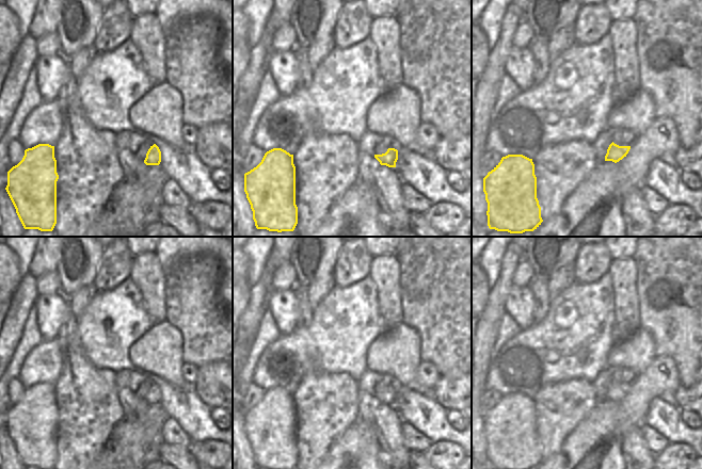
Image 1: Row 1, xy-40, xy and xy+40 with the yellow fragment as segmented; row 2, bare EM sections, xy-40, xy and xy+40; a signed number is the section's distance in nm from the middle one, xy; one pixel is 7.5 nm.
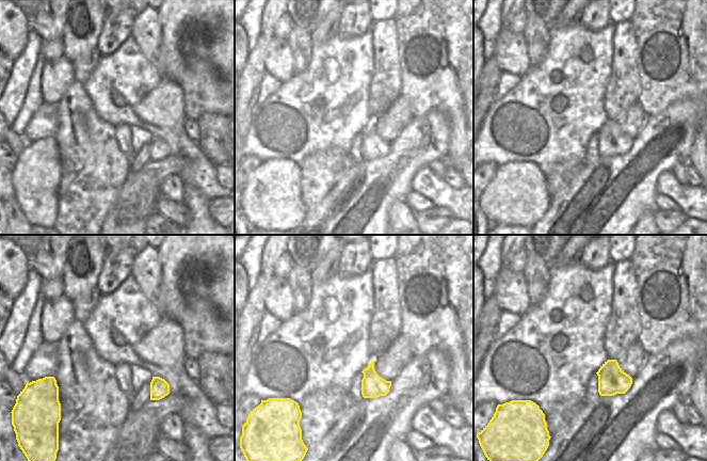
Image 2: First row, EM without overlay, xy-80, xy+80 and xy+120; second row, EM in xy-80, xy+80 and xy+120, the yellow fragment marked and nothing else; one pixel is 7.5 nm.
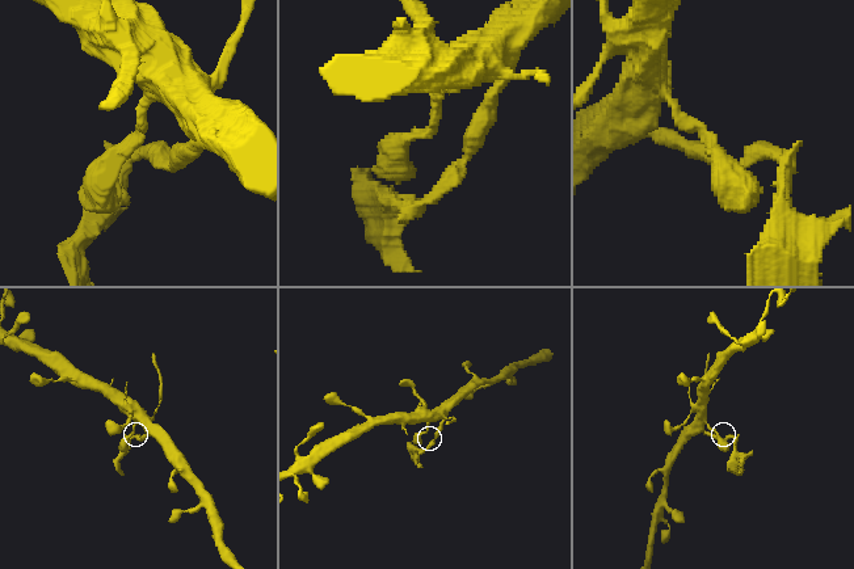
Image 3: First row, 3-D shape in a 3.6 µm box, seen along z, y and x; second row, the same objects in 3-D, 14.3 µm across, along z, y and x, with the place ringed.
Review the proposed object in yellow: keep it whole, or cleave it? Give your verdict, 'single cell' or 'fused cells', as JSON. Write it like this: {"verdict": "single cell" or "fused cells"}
{"verdict": "fused cells"}

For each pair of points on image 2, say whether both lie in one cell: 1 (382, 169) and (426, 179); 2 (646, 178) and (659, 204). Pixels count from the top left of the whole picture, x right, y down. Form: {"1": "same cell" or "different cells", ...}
{"1": "different cells", "2": "different cells"}

